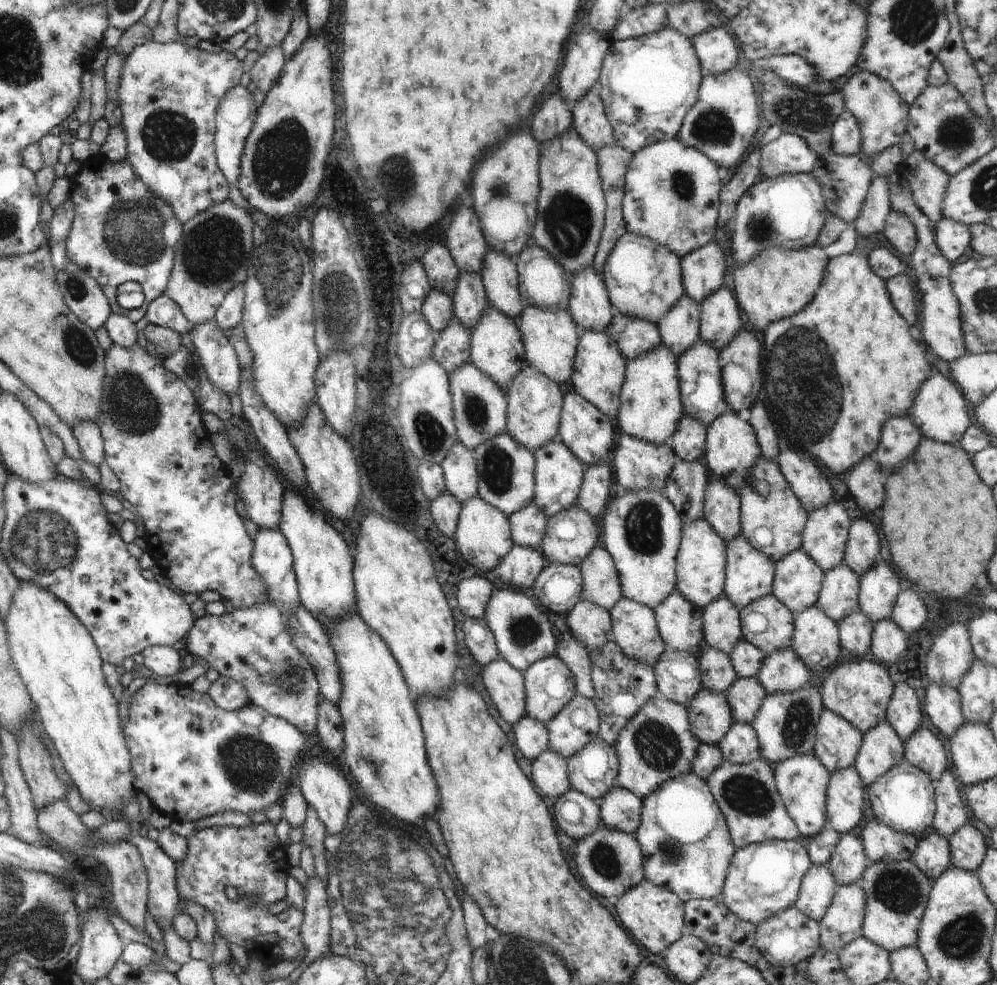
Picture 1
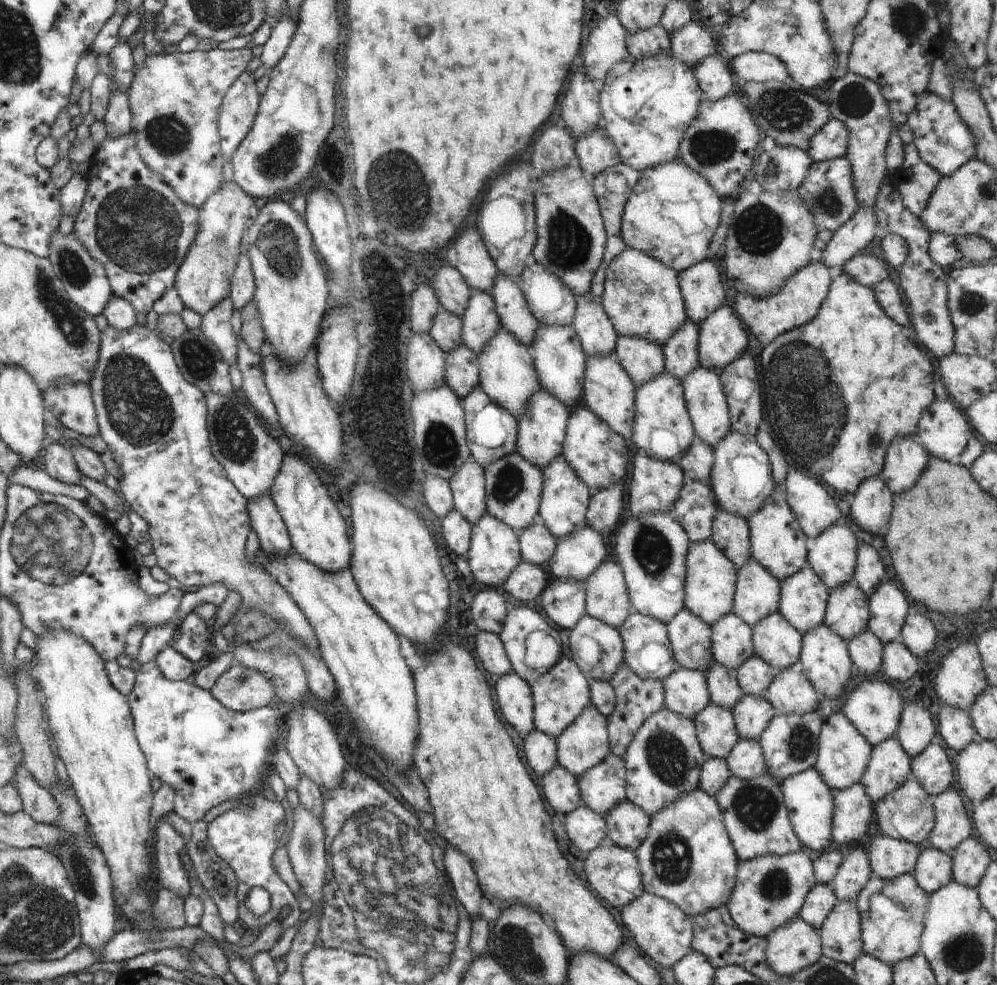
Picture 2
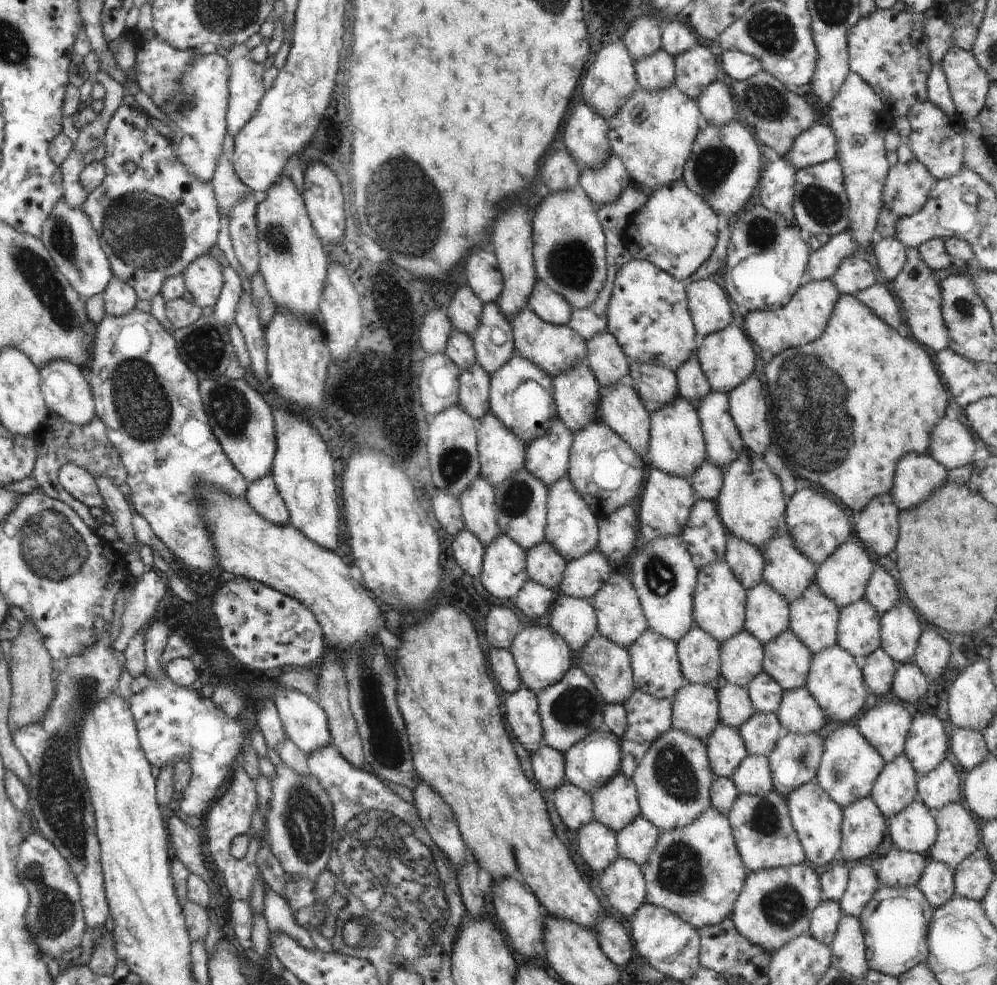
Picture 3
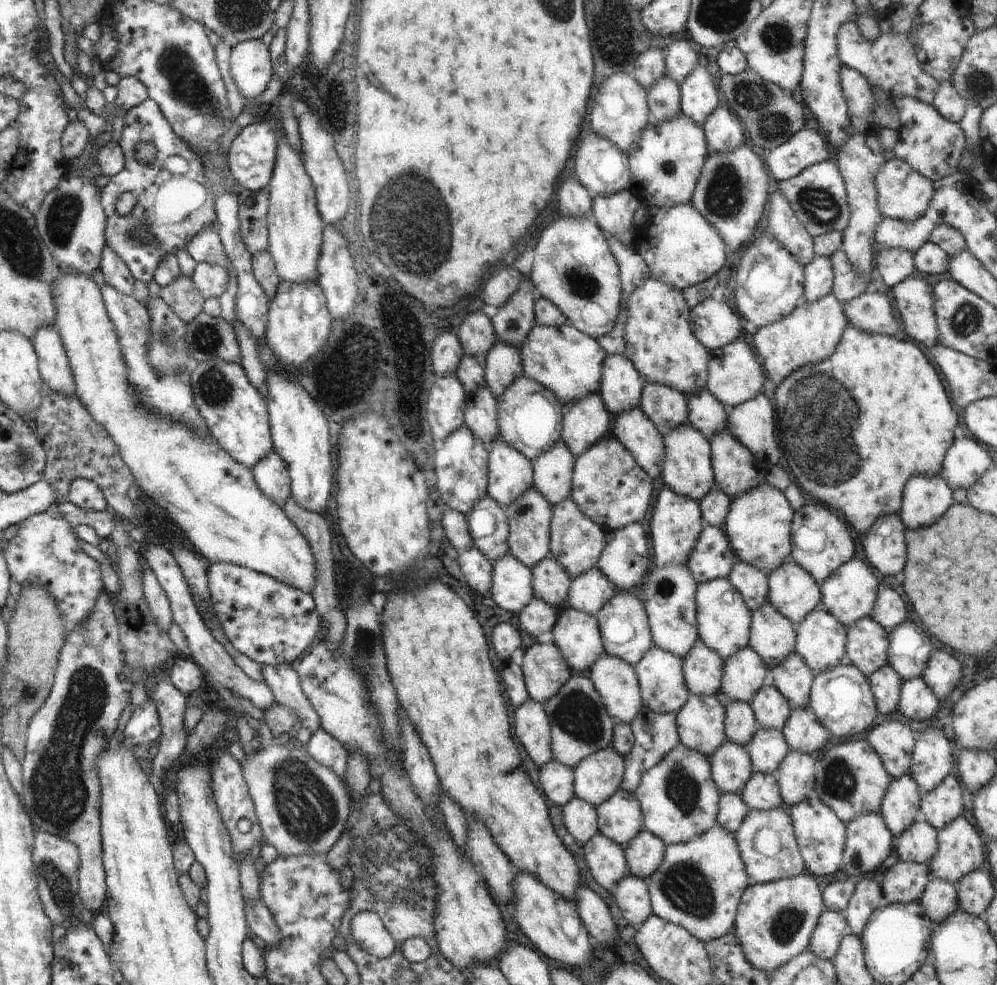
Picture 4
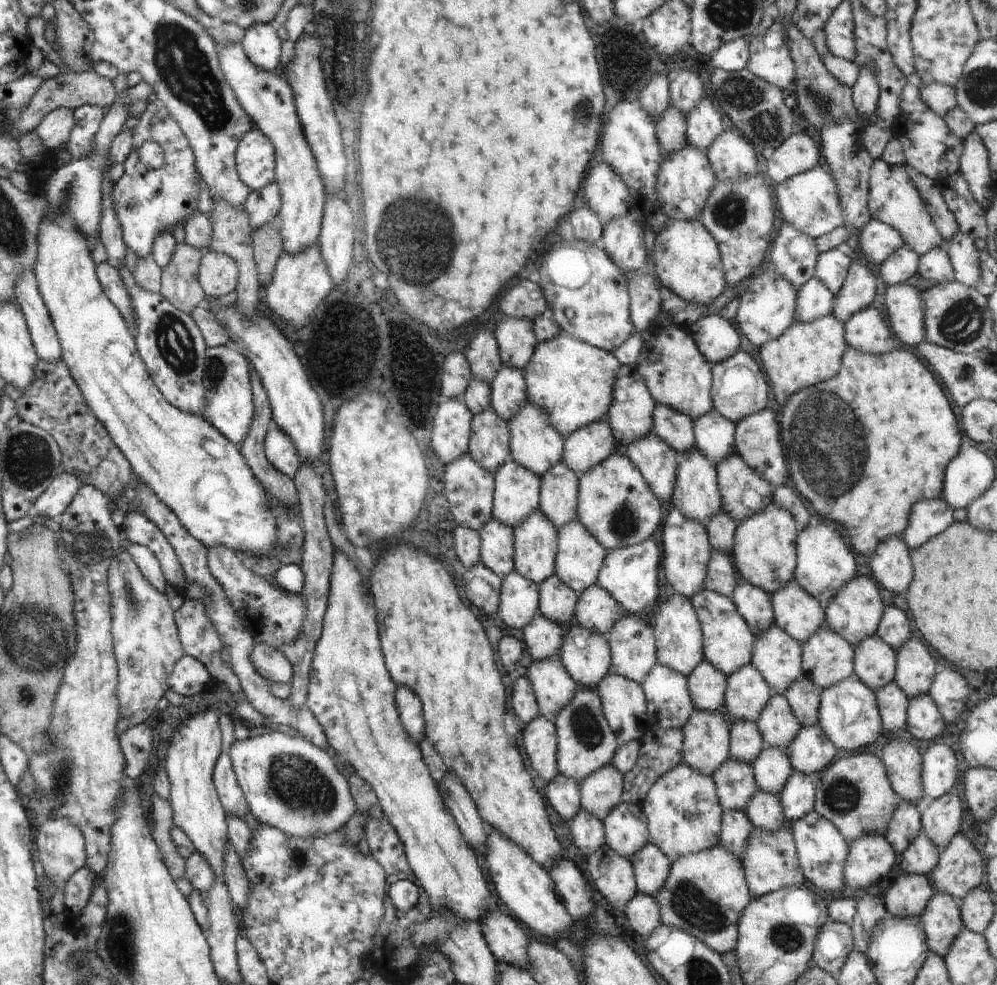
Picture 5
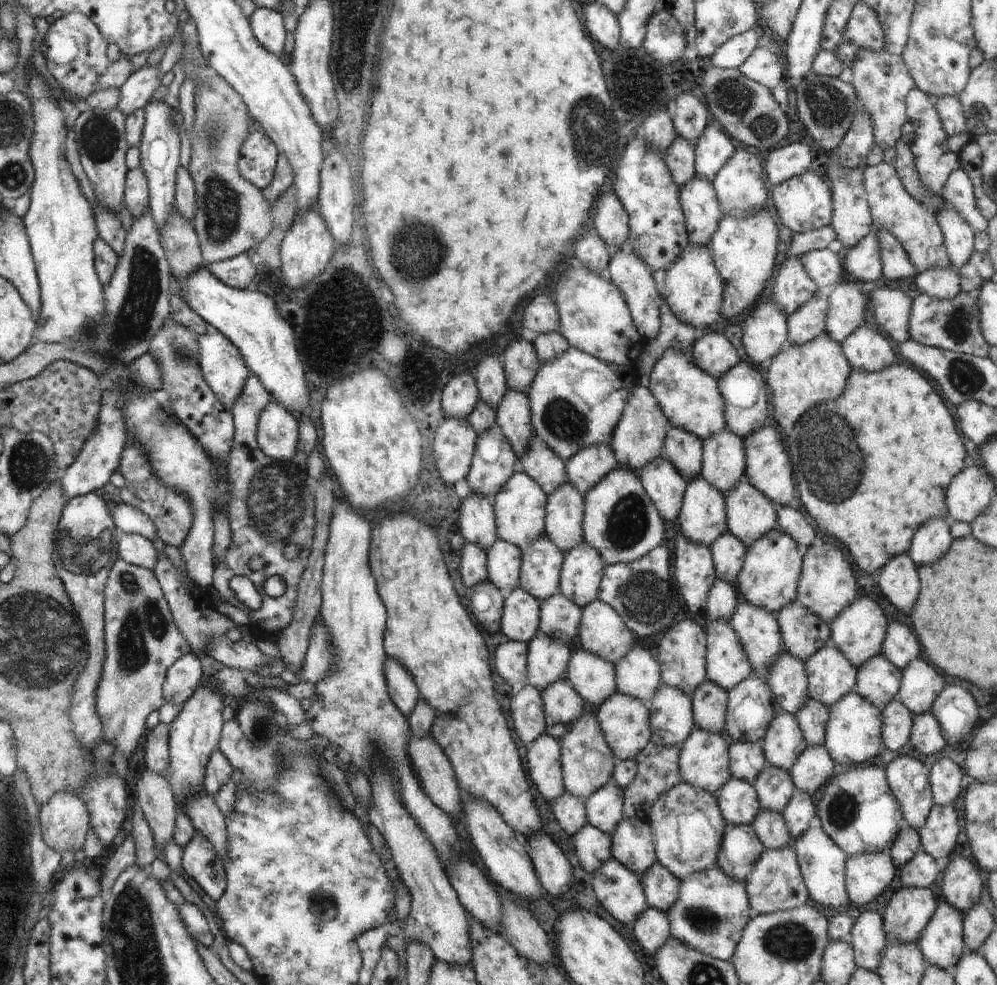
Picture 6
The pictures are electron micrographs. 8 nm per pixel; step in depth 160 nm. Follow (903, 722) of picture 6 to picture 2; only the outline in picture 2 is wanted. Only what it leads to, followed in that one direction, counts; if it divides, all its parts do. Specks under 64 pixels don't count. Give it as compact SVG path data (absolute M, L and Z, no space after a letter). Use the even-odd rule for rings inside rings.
M867 628L846 642L851 662L866 677L875 674L881 666L882 644Z

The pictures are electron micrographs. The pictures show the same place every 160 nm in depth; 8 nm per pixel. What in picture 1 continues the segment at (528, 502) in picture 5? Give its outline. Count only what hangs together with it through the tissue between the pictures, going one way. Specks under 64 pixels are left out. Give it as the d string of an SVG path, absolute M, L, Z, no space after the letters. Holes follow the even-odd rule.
M471 362L462 364L448 376L451 408L458 441L470 451L478 444L506 432L506 398L504 392Z

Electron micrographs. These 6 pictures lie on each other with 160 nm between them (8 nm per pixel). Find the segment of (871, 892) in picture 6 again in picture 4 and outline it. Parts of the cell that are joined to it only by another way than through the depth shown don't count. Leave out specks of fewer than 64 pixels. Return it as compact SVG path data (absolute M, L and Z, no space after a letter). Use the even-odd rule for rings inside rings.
M877 813L856 815L845 824L845 834L841 870L854 879L877 869L889 856L895 839Z

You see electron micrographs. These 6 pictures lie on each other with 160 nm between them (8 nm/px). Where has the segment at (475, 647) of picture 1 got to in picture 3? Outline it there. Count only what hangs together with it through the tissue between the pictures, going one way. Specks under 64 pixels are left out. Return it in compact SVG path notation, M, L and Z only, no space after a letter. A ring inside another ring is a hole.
M490 647L487 653L487 662L489 663L491 674L495 676L499 688L501 688L503 692L506 694L512 693L516 691L519 686L522 686L514 660L507 649Z

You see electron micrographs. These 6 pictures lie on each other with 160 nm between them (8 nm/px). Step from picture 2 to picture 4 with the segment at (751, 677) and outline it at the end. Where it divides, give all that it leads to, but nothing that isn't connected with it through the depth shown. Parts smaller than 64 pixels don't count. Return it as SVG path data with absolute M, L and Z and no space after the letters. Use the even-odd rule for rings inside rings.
M761 686L749 704L760 728L781 731L789 716L790 707L785 698L773 686Z

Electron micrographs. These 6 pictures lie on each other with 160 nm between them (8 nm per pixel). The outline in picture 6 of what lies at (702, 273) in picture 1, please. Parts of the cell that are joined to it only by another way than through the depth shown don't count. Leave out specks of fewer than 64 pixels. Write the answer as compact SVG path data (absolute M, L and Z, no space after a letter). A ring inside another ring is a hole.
M720 333L703 334L689 348L689 357L699 370L717 380L739 363L735 348Z

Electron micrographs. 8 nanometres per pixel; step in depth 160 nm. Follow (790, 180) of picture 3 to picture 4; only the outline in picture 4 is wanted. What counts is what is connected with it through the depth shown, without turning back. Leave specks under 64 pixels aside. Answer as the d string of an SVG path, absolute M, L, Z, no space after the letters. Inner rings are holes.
M779 190L768 197L767 230L781 246L788 250L793 258L804 267L815 256L812 236L795 218L789 203Z

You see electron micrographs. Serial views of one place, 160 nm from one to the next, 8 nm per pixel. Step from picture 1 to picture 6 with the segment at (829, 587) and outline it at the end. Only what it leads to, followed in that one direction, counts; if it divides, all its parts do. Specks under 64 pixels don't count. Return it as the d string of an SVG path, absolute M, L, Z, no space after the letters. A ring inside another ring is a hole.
M879 654L868 658L856 670L856 683L853 692L864 698L880 711L894 700L900 681L900 670L891 666Z

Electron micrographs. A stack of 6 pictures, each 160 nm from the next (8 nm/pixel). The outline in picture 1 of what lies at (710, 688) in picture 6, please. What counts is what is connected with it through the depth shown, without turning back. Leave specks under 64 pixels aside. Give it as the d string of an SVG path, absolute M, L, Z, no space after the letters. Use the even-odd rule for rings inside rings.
M674 588L652 611L659 636L667 649L699 656L699 642L702 640L701 609L696 609Z

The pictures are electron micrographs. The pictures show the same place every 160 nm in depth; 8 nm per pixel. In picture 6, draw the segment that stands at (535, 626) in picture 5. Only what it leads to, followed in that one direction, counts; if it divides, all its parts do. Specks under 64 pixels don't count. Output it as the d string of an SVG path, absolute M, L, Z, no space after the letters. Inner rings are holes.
M537 632L526 644L527 685L542 691L551 683L565 680L572 651L563 641Z

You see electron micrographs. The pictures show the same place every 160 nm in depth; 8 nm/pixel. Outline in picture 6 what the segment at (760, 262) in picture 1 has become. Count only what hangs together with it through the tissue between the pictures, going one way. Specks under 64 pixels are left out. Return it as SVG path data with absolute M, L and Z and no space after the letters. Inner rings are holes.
M825 333L802 345L786 344L764 367L767 372L765 386L773 395L773 420L785 434L789 434L806 410L818 403L836 399L842 393L850 373L841 347Z

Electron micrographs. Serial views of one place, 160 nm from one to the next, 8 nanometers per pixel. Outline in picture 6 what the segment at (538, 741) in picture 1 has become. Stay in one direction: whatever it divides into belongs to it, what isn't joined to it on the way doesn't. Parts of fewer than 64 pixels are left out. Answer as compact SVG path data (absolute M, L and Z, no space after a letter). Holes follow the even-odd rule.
M565 790L550 804L549 808L561 830L569 836L573 836L586 823L584 802Z

